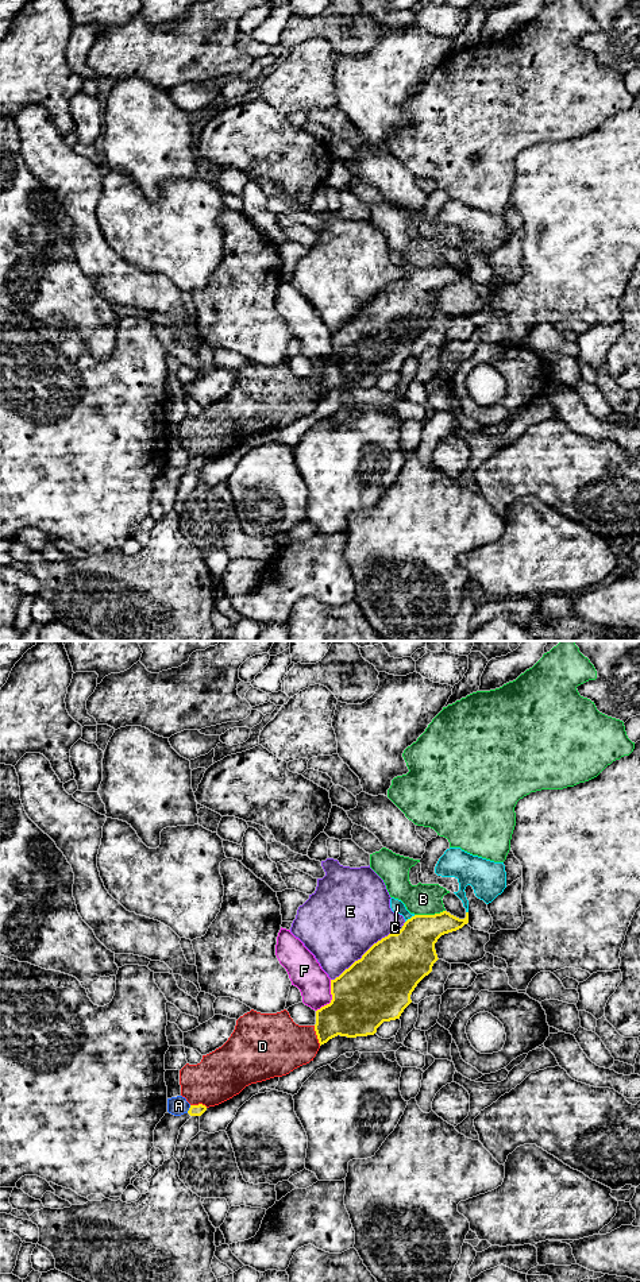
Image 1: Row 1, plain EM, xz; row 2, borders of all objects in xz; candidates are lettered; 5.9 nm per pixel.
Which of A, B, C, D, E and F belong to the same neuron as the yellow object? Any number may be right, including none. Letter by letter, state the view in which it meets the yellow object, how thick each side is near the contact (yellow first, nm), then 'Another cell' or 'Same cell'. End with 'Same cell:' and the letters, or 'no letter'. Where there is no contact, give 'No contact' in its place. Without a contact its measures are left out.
A: Touches yellow in xz. Thickness 70 nm (yellow) against 120 nm. Another cell
B: Touches yellow in xz. Thickness 280 nm (yellow) against 190 nm. Another cell
C: Touches yellow in xz. Thickness 320 nm (yellow) against 80 nm. Same cell
D: Touches yellow in xz. Thickness 280 nm (yellow) against 360 nm. Another cell
E: Touches yellow in xz. Thickness 400 nm (yellow) against 460 nm. Another cell
F: Touches yellow in xz. Thickness 400 nm (yellow) against 200 nm. Another cell
Same cell: C

